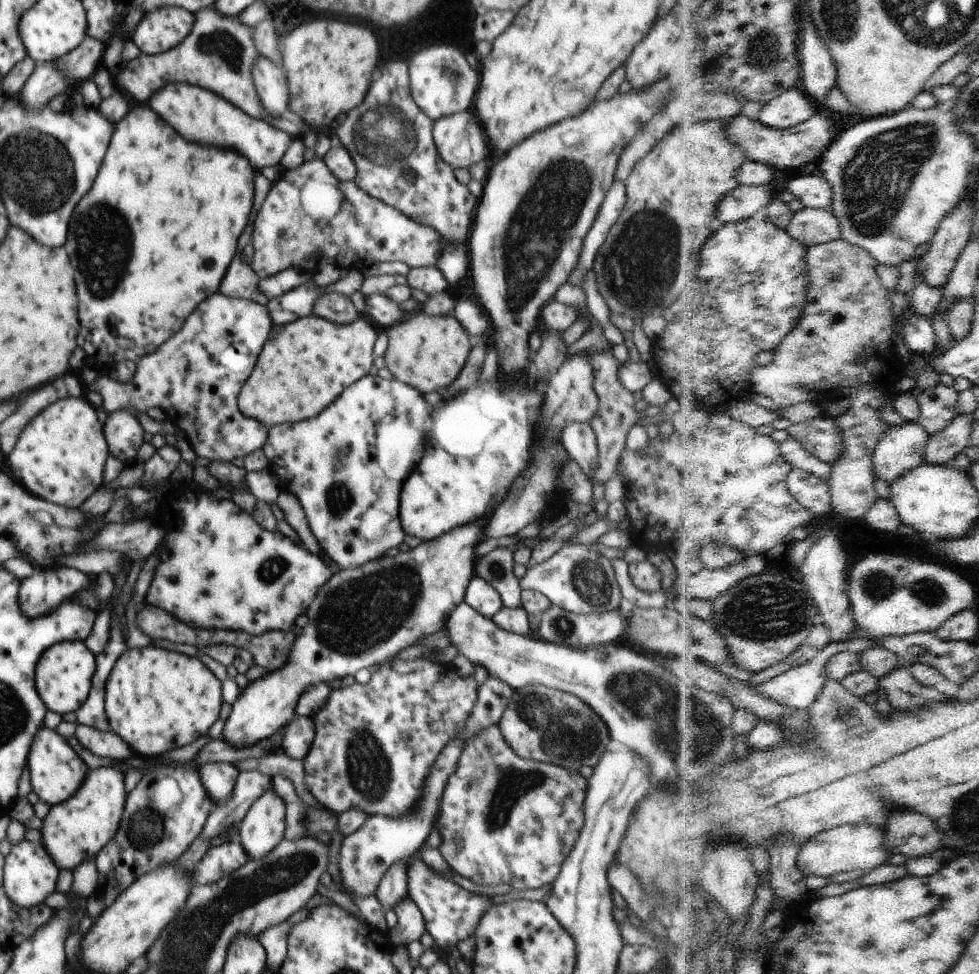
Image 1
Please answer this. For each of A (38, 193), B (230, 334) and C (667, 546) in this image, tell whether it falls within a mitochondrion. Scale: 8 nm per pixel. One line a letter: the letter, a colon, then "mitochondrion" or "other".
A: mitochondrion
B: mitochondrion
C: other

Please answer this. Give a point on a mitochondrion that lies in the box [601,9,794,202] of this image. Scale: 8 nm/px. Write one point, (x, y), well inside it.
(765, 49)

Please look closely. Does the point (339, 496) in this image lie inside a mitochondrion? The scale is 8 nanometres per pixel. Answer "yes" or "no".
yes

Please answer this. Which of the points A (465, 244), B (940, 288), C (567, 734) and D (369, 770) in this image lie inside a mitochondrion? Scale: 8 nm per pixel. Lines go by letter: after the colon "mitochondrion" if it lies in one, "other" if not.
A: other
B: other
C: mitochondrion
D: mitochondrion

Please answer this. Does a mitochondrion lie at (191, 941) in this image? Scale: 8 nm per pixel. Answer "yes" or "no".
yes

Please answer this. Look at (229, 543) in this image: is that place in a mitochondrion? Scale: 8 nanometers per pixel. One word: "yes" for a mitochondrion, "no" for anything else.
no

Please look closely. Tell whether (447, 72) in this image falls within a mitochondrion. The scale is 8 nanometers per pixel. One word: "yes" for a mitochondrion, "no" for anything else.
yes

